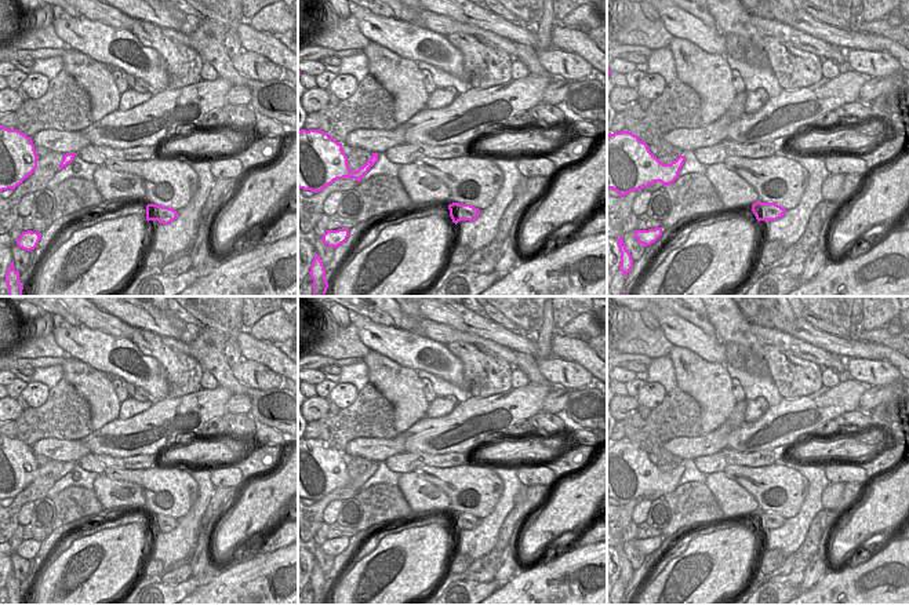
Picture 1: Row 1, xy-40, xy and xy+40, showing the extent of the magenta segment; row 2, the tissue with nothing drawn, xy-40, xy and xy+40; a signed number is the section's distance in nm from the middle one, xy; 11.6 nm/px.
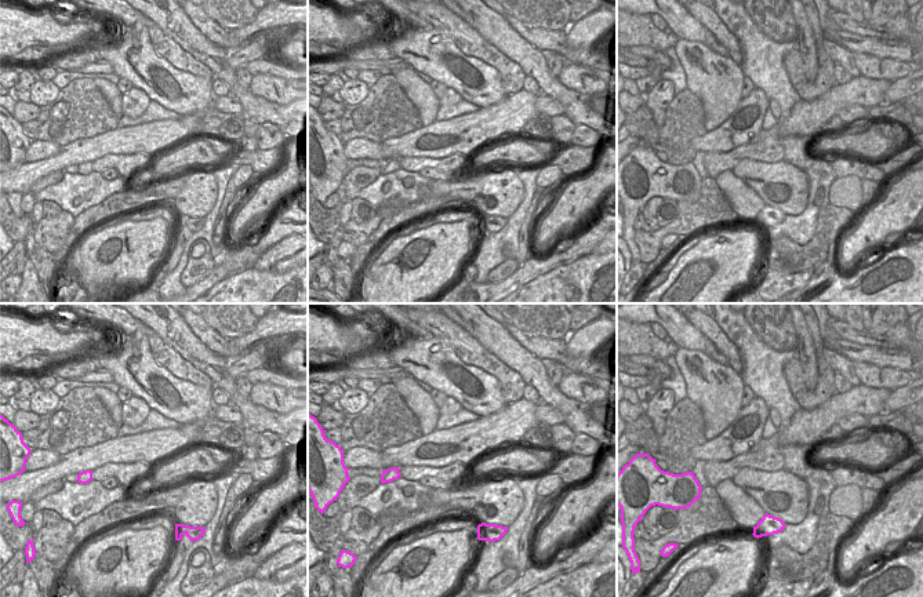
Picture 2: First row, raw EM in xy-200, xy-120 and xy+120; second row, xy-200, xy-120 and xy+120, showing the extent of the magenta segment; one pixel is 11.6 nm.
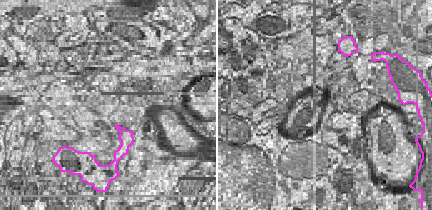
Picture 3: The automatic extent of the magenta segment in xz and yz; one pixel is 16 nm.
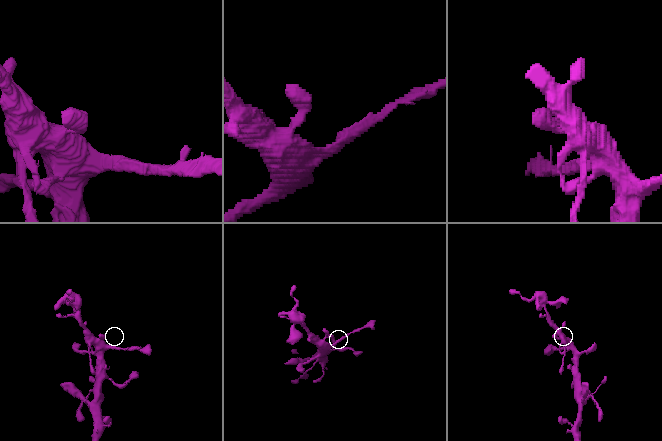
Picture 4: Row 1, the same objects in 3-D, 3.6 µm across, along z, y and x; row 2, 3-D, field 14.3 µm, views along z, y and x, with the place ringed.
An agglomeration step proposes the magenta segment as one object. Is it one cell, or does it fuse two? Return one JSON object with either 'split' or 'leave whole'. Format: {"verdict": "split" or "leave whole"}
{"verdict": "leave whole"}

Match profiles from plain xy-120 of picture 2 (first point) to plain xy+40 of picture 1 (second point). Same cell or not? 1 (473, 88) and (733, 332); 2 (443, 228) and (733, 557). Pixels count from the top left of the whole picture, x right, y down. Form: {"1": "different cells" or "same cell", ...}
{"1": "different cells", "2": "same cell"}

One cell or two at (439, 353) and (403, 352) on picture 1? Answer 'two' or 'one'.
one

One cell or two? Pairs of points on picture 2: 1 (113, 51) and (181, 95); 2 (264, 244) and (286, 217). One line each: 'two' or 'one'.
1: one
2: one

